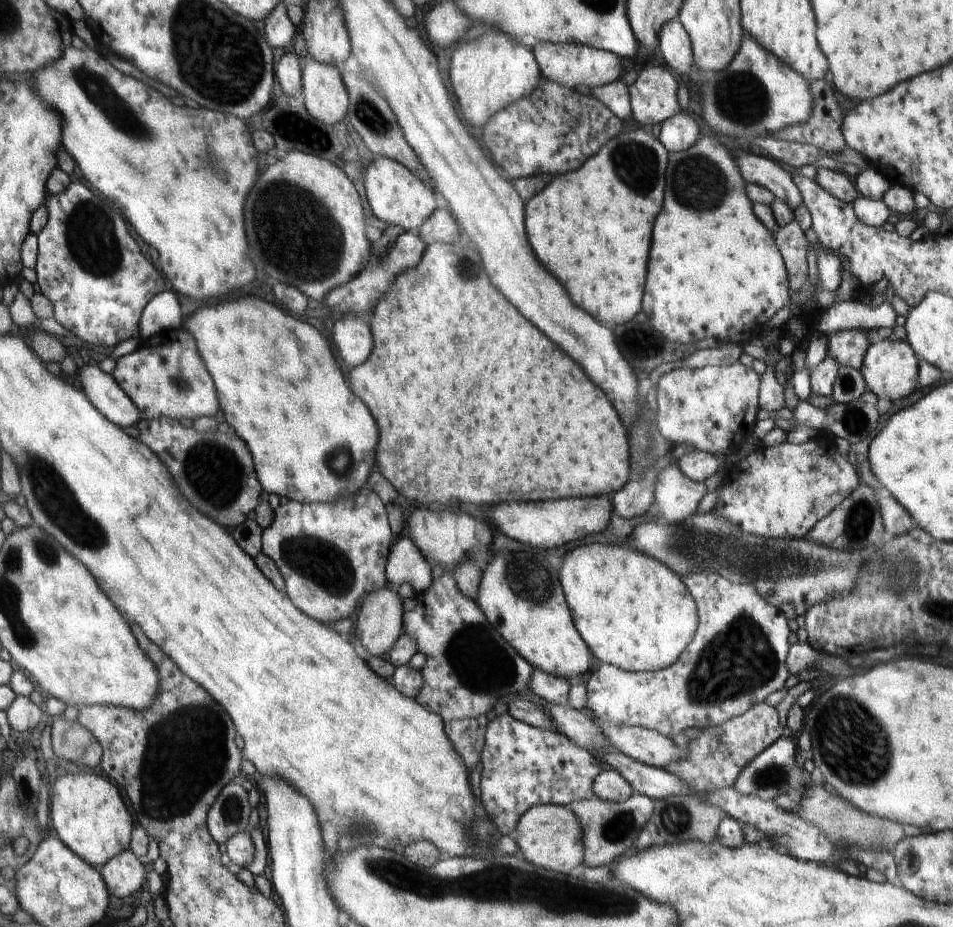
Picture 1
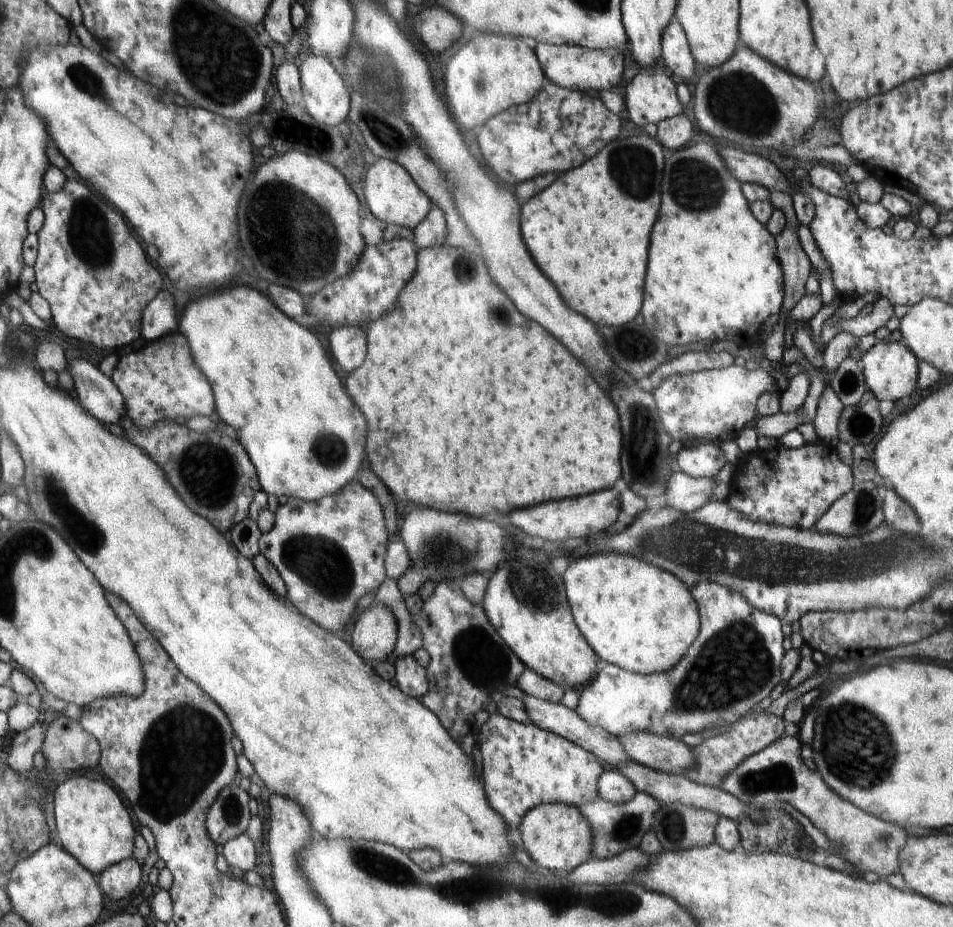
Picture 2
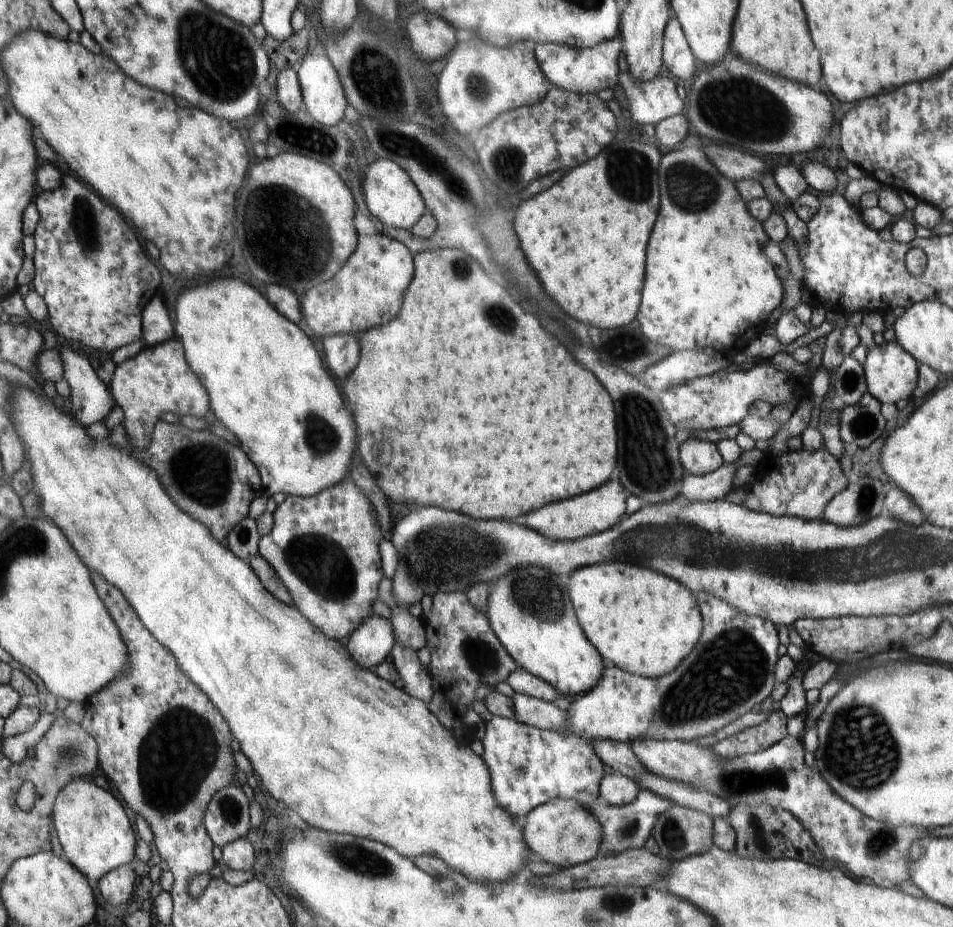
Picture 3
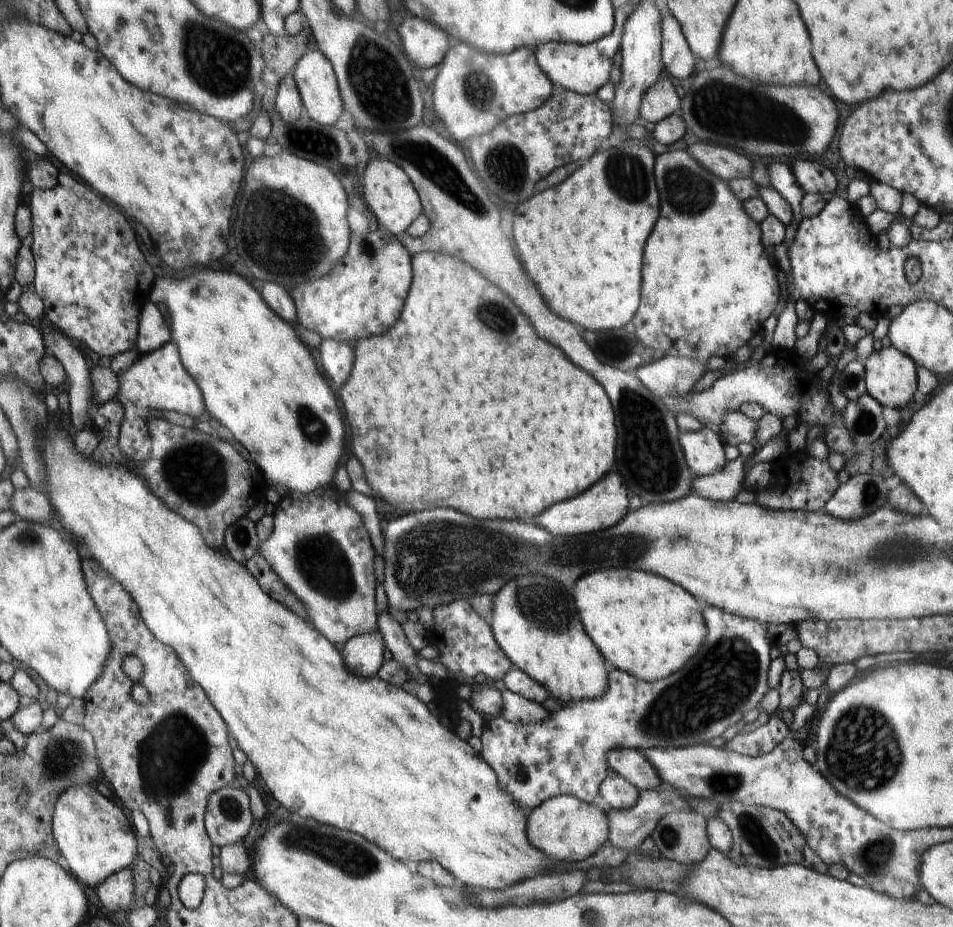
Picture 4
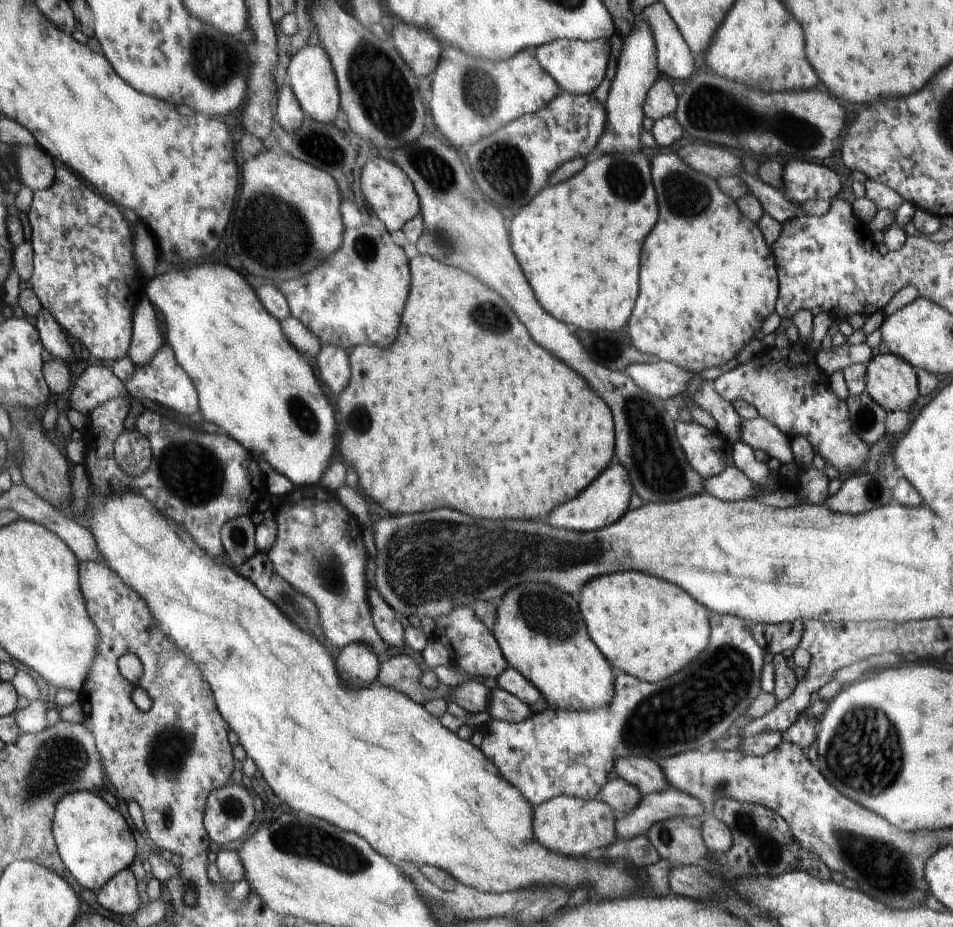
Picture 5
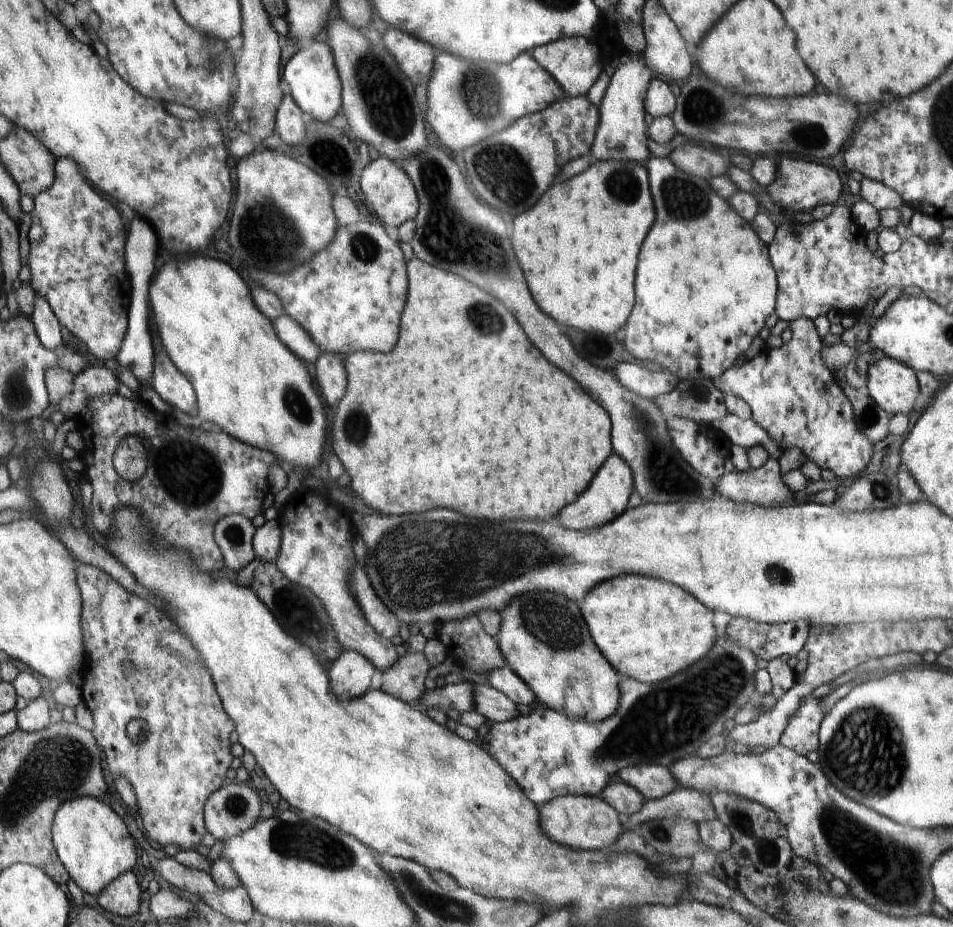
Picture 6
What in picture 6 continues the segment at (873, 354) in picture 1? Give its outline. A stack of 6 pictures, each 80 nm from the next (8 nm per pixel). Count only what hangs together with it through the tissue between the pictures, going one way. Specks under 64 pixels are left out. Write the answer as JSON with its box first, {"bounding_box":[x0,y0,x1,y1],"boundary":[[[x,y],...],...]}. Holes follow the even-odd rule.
{"bounding_box":[867,356,920,416],"boundary":[[[886,356],[878,360],[878,362],[870,363],[867,368],[867,393],[890,416],[898,413],[908,415],[912,412],[916,397],[920,394],[915,370],[908,368],[904,363]]]}

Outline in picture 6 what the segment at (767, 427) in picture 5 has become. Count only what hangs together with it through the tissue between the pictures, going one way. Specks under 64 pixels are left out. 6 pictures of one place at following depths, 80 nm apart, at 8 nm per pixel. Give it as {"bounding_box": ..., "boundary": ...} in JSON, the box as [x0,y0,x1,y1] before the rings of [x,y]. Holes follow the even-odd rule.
{"bounding_box":[720,413,784,460],"boundary":[[[726,413],[720,420],[720,426],[732,439],[734,445],[747,450],[753,446],[762,445],[769,452],[769,456],[777,460],[784,453],[769,437],[769,434],[752,418],[744,420],[736,415]]]}

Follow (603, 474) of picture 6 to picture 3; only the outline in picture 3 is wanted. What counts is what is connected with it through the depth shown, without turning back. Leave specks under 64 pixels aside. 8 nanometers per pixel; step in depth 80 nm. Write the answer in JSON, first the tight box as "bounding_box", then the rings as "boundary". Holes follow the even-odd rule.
{"bounding_box":[526,480,626,541],"boundary":[[[608,480],[604,486],[582,494],[580,498],[568,498],[564,502],[554,502],[552,506],[544,506],[536,510],[536,514],[528,514],[526,526],[532,526],[530,530],[536,530],[538,534],[556,541],[574,541],[592,536],[598,532],[604,533],[608,528],[612,529],[620,518],[624,516],[626,509],[626,492],[618,480]]]}

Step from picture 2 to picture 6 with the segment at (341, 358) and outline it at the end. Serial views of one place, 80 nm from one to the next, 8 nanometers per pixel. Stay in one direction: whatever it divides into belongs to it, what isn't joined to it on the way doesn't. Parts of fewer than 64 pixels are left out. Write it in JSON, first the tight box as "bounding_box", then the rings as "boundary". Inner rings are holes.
{"bounding_box":[313,353,348,412],"boundary":[[[322,353],[313,366],[316,382],[319,382],[330,411],[334,412],[334,408],[343,400],[348,386],[348,374],[344,362],[339,360],[338,355]]]}

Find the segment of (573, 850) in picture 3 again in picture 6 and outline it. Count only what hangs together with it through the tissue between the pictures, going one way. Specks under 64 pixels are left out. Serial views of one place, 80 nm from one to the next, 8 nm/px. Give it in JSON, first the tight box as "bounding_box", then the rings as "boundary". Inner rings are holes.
{"bounding_box":[540,795,622,851],"boundary":[[[566,795],[552,798],[546,805],[540,807],[540,818],[542,830],[548,834],[548,838],[578,850],[597,851],[612,846],[622,832],[618,812],[611,803],[600,800],[600,795],[596,797]]]}

